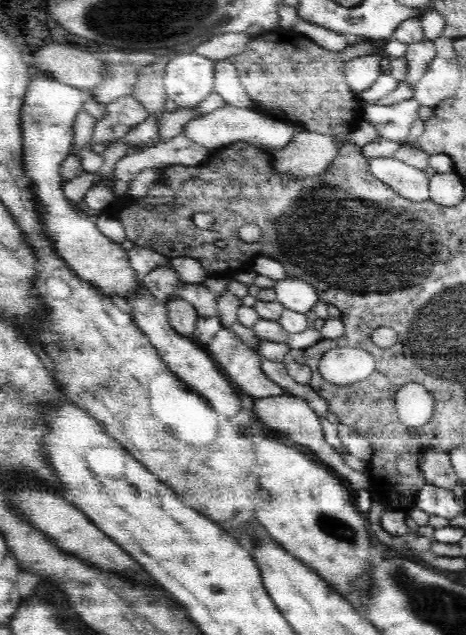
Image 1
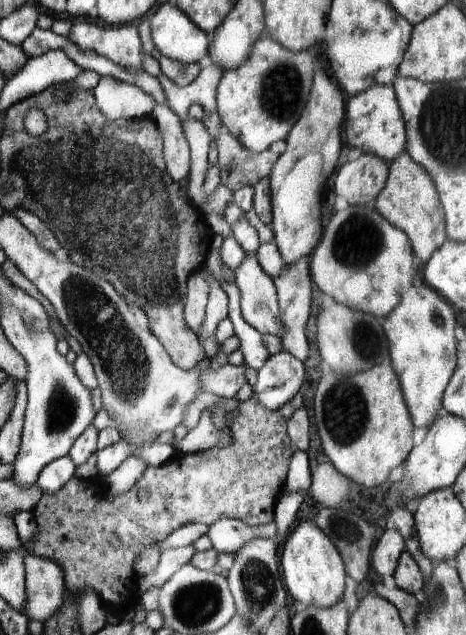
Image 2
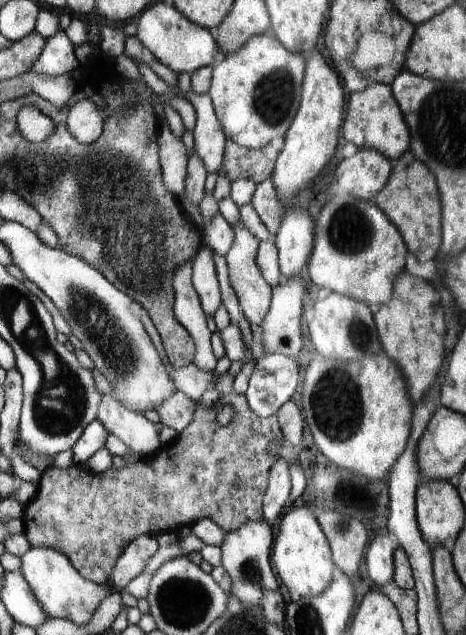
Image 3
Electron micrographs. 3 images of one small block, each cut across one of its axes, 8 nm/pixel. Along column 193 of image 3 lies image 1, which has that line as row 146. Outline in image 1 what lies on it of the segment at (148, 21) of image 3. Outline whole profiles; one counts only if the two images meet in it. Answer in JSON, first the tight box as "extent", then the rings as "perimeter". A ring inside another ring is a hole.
{"extent":[21,72,143,298],"perimeter":[[[36,72],[32,75],[30,84],[26,91],[26,98],[21,108],[21,129],[22,129],[22,149],[23,149],[23,167],[27,178],[31,182],[31,191],[35,196],[37,210],[41,216],[41,225],[44,234],[53,242],[55,253],[82,279],[95,286],[100,292],[103,292],[110,298],[126,298],[126,296],[136,296],[138,288],[143,286],[138,278],[138,272],[132,268],[128,261],[128,250],[121,243],[106,237],[96,227],[94,215],[84,215],[78,213],[75,204],[69,202],[63,191],[64,178],[60,174],[60,168],[66,157],[70,155],[72,144],[74,144],[73,123],[78,113],[83,110],[85,101],[91,98],[94,101],[94,94],[91,91],[81,88],[70,87],[62,84],[44,73]]]}

